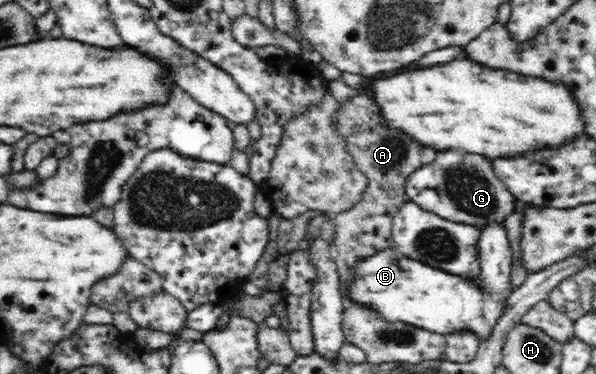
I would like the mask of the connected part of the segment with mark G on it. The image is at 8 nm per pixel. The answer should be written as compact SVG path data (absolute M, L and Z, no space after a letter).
M457 151L437 153L436 158L429 165L423 165L409 177L405 187L411 201L418 203L425 211L433 212L448 220L473 224L479 229L486 220L505 220L507 215L513 212L514 204L517 202L505 189L503 182L493 175L491 164L483 155L461 155Z

